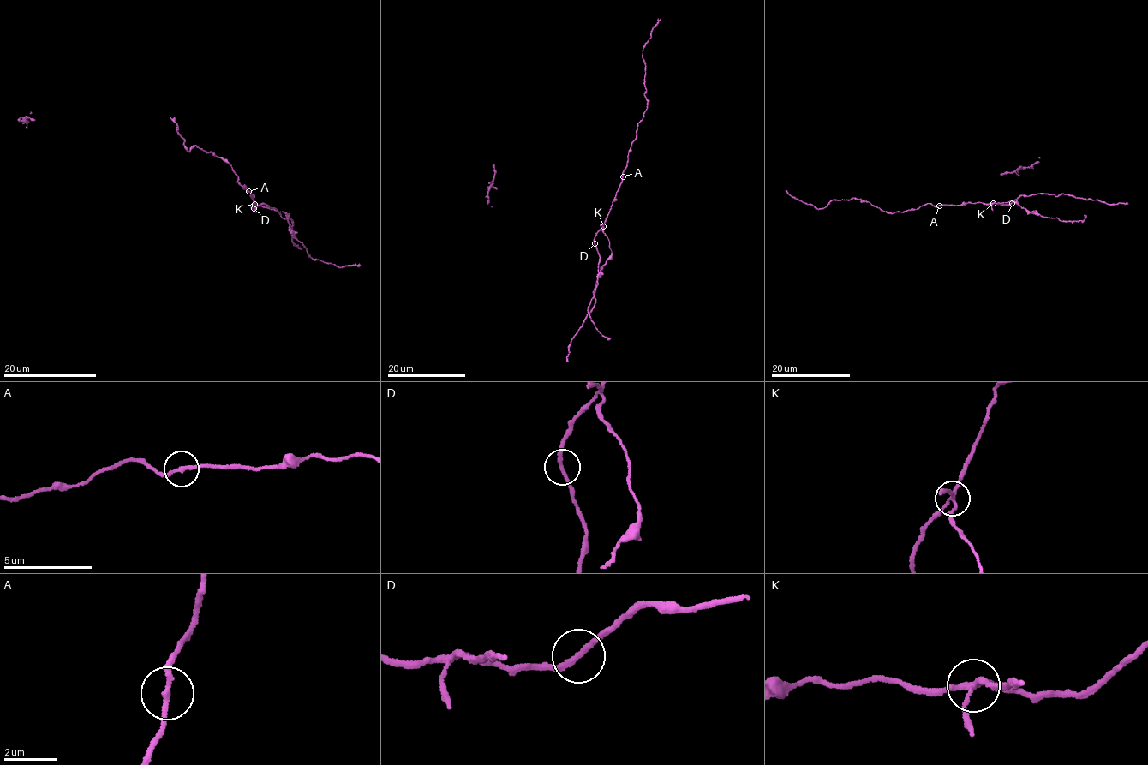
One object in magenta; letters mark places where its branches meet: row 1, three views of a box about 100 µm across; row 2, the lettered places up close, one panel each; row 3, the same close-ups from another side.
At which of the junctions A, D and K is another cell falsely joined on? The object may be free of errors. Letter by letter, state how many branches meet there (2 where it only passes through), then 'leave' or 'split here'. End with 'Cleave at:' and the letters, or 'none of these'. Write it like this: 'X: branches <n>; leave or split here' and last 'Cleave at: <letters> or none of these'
A: branches 2; leave
D: branches 2; leave
K: branches 4; split here
Cleave at: K

